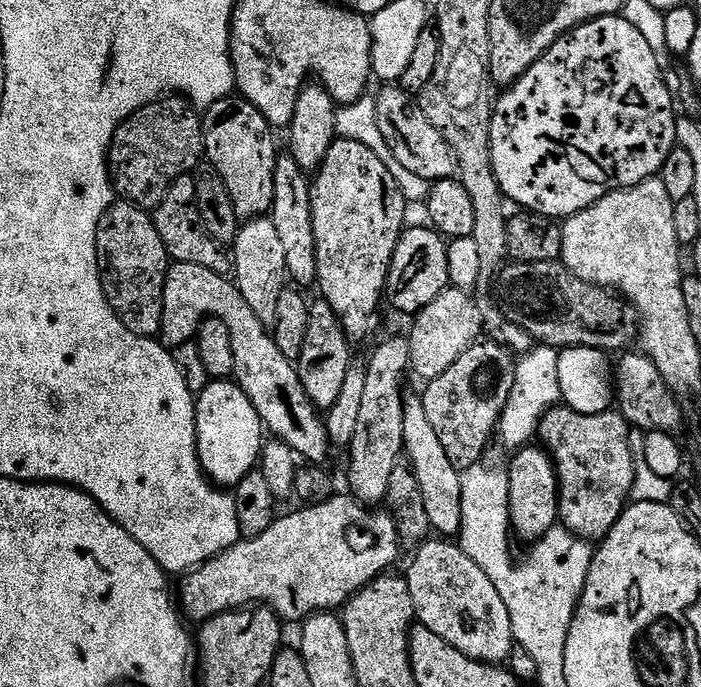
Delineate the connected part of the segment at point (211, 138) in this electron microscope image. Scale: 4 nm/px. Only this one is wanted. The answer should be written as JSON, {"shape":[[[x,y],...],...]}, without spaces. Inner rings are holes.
{"shape":[[[243,98],[219,100],[203,113],[202,123],[204,125],[204,155],[207,163],[212,164],[221,175],[222,182],[229,191],[230,202],[233,203],[239,219],[247,222],[267,217],[274,206],[274,170],[278,155],[276,140],[272,137],[274,135],[272,125],[266,122],[264,115],[250,101]]]}

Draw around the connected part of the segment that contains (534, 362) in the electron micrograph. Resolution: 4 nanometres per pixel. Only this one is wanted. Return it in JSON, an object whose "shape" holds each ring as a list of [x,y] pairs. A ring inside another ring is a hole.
{"shape":[[[534,346],[529,352],[516,360],[514,387],[510,390],[510,398],[506,398],[504,413],[500,416],[498,436],[511,450],[519,450],[529,443],[531,436],[540,431],[540,422],[549,408],[561,403],[558,382],[558,362],[560,352],[547,346]]]}

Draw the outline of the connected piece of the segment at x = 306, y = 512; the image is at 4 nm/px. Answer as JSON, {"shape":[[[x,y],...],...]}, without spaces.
{"shape":[[[335,494],[320,505],[307,505],[300,510],[289,516],[277,515],[266,534],[242,538],[230,546],[230,550],[210,558],[201,568],[187,573],[181,579],[184,581],[180,584],[180,596],[178,592],[179,611],[189,621],[205,622],[223,612],[267,606],[281,621],[303,622],[318,612],[335,613],[343,609],[354,593],[362,591],[371,580],[385,575],[391,569],[388,567],[402,553],[400,535],[392,513],[372,506],[365,507],[351,494]]]}

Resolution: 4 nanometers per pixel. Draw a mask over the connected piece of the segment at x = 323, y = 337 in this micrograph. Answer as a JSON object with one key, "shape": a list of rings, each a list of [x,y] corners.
{"shape":[[[323,298],[317,299],[317,304],[313,303],[310,308],[306,326],[306,346],[302,346],[298,361],[300,381],[316,408],[327,410],[334,406],[334,402],[338,402],[342,394],[342,382],[346,382],[346,374],[354,364],[351,350],[353,351],[342,330],[340,319]]]}

